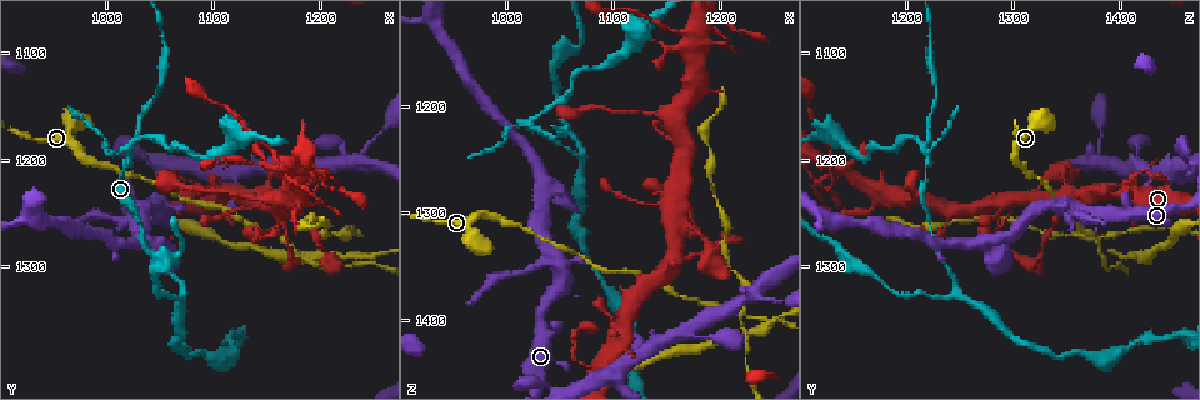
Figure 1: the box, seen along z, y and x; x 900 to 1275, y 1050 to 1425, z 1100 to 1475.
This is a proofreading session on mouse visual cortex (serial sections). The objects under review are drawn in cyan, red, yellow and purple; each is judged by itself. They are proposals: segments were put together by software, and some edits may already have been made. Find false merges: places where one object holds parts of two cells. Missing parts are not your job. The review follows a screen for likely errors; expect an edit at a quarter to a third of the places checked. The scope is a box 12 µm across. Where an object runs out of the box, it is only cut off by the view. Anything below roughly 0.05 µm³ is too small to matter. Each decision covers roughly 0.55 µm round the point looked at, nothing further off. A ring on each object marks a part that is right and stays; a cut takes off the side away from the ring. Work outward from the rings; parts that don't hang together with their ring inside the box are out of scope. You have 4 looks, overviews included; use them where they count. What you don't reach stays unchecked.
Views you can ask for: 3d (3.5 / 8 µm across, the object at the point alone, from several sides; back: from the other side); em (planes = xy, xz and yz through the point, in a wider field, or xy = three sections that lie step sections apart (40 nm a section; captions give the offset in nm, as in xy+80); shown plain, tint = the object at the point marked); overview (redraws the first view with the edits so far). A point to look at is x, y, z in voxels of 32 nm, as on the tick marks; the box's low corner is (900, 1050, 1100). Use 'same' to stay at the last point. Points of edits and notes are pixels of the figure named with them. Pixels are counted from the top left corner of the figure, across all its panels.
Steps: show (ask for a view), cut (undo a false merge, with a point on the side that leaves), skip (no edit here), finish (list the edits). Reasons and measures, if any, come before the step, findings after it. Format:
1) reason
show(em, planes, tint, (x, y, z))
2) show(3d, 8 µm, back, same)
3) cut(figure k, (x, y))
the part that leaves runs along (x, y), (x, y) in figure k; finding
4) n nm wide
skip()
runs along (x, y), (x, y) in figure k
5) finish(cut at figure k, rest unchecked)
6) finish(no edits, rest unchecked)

thin neck
show(3d, 3.5 µm, (1032, 1262, 1224))

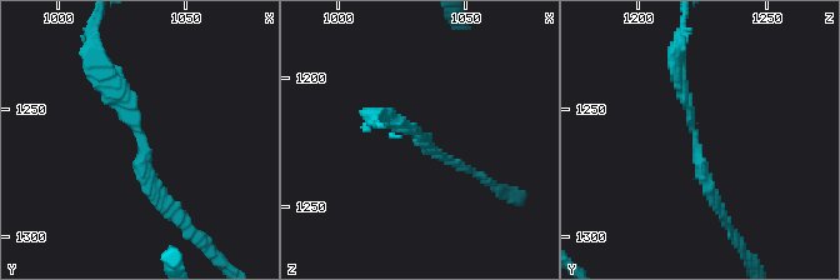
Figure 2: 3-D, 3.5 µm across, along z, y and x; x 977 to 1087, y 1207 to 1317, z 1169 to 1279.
show(em, xy, step 1, tint, (1032, 1261, 1222))

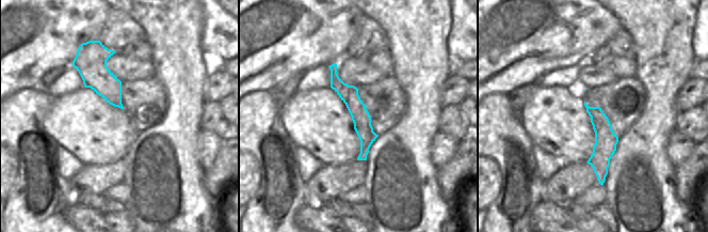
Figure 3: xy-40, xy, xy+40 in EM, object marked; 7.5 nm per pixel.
140 nm wide
skip()
runs along (334, 66), (361, 119), (364, 157) in figure 3; all the same cell

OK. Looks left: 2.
small branch off a trunk
show(3d, 8 µm, back, (1166, 1238, 1300))

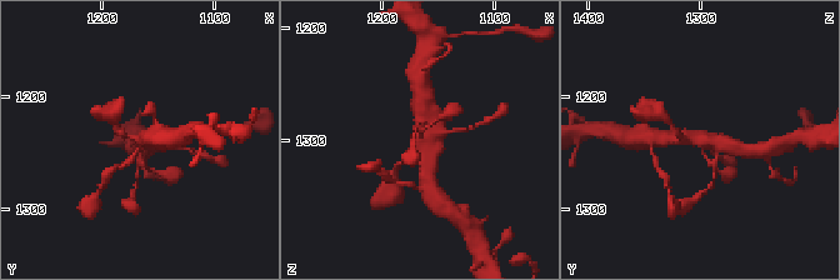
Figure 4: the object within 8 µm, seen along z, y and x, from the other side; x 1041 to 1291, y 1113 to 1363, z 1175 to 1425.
show(em, xy, step 5, tint, (1164, 1238, 1296))

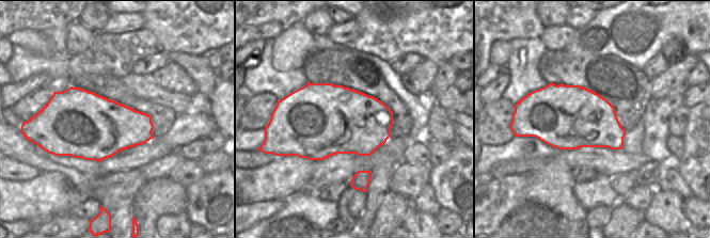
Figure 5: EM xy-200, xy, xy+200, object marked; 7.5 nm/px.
skip()
runs along (664, 138), (703, 138), (733, 148) in figure 4; all the same cell

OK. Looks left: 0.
finish(no edits, rest unchecked)

